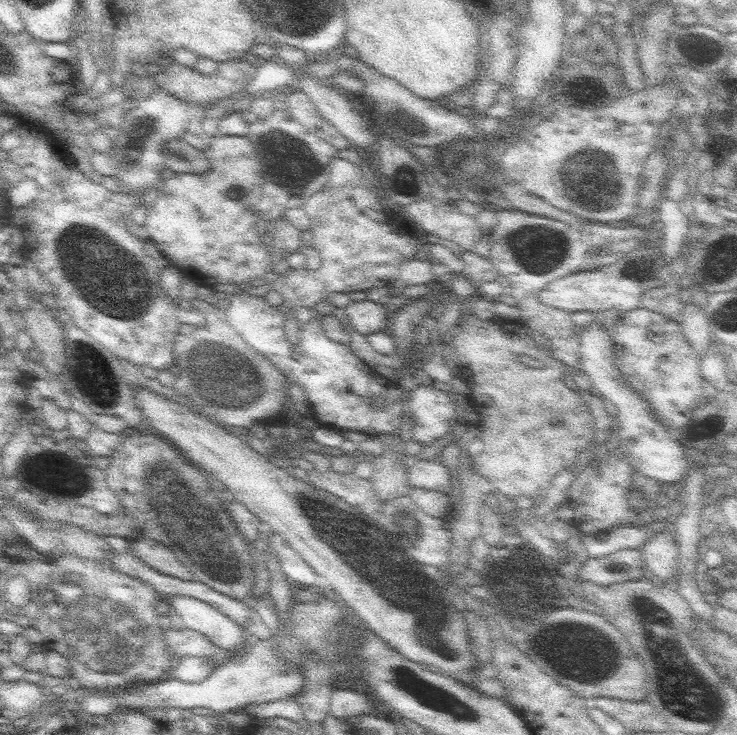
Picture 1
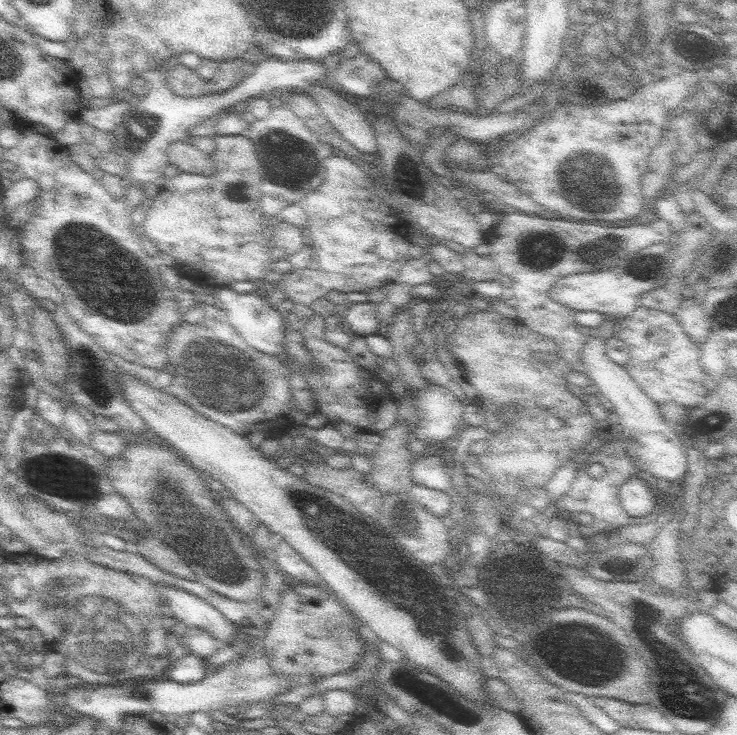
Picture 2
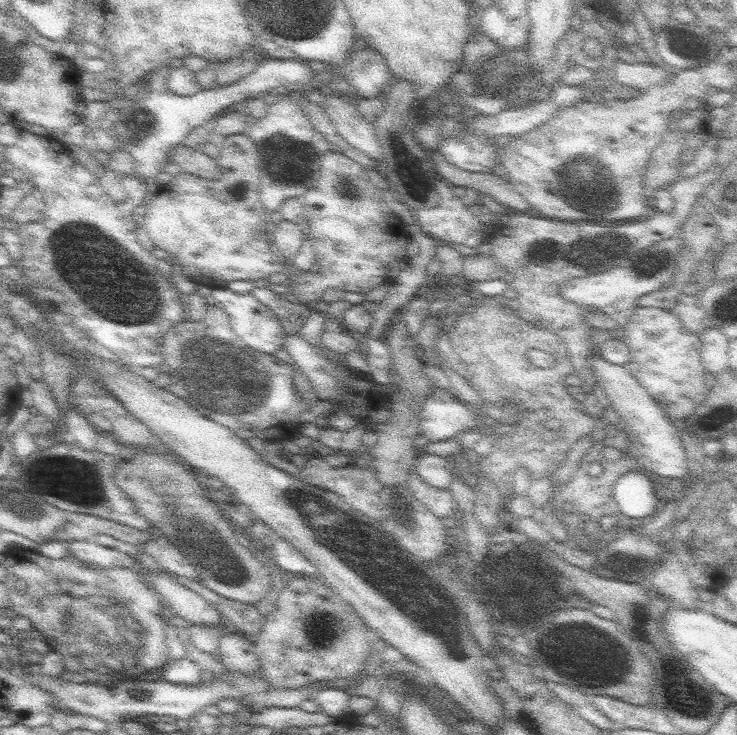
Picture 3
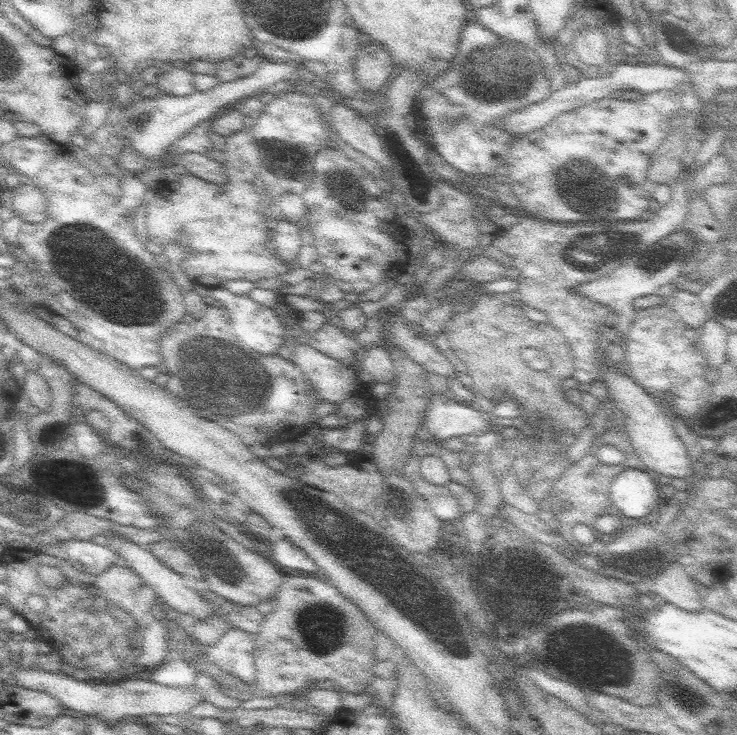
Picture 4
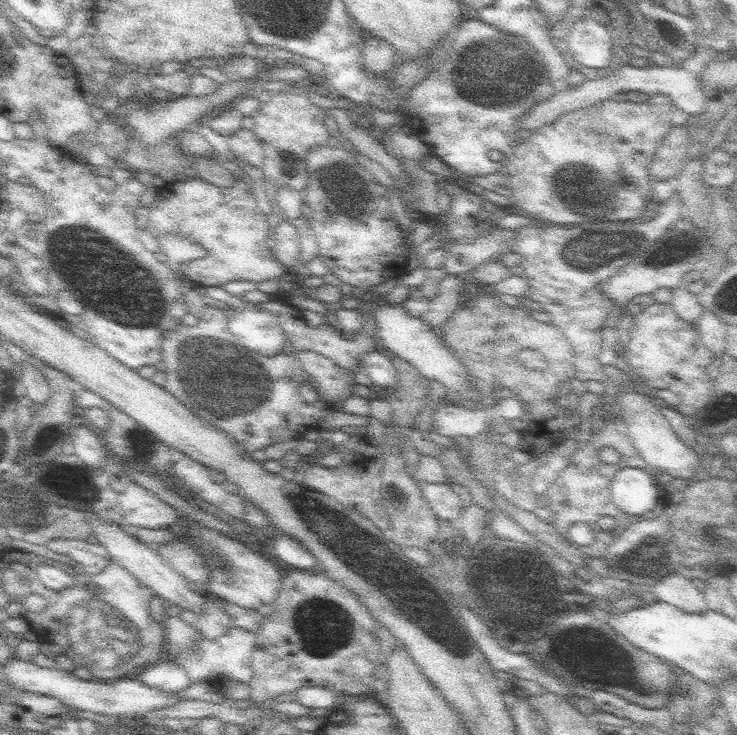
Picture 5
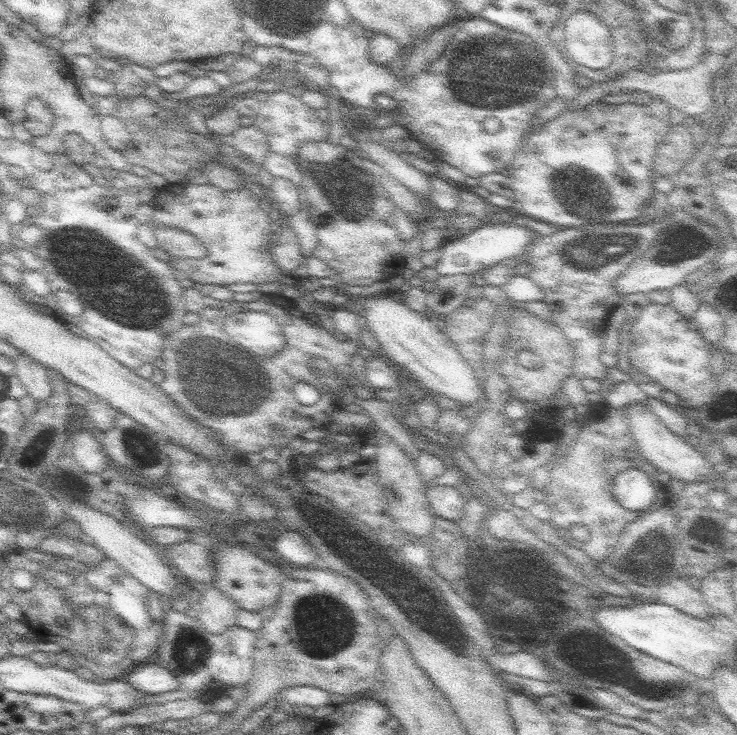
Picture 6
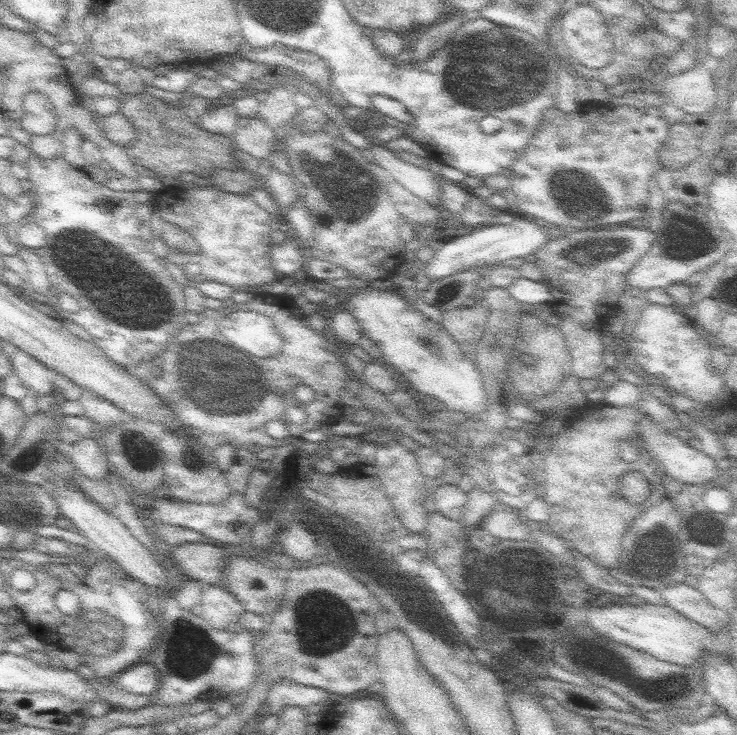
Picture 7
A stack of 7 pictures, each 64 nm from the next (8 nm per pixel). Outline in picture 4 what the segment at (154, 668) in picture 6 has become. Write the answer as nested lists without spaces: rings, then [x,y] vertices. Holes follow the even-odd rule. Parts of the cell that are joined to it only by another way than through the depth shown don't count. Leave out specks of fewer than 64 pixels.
[[[171,656],[151,672],[151,680],[169,688],[189,688],[195,684],[197,672],[181,656]]]

